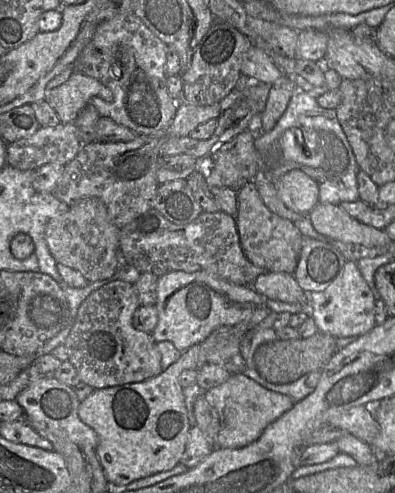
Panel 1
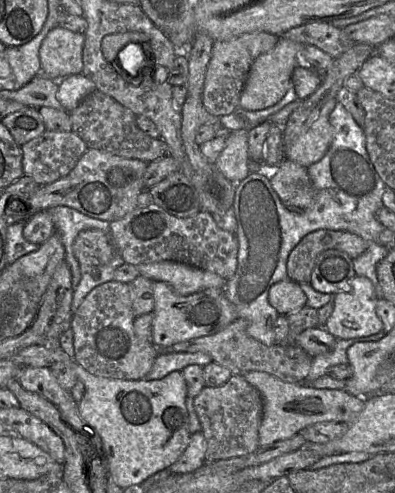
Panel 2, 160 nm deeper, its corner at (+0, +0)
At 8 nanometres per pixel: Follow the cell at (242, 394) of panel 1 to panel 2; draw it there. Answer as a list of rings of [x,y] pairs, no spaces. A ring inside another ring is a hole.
[[[261,371],[245,372],[242,376],[260,392],[263,400],[263,415],[259,426],[260,447],[288,439],[315,423],[349,424],[360,416],[365,407],[365,397],[354,396],[345,390],[316,389],[305,383],[285,382]]]

